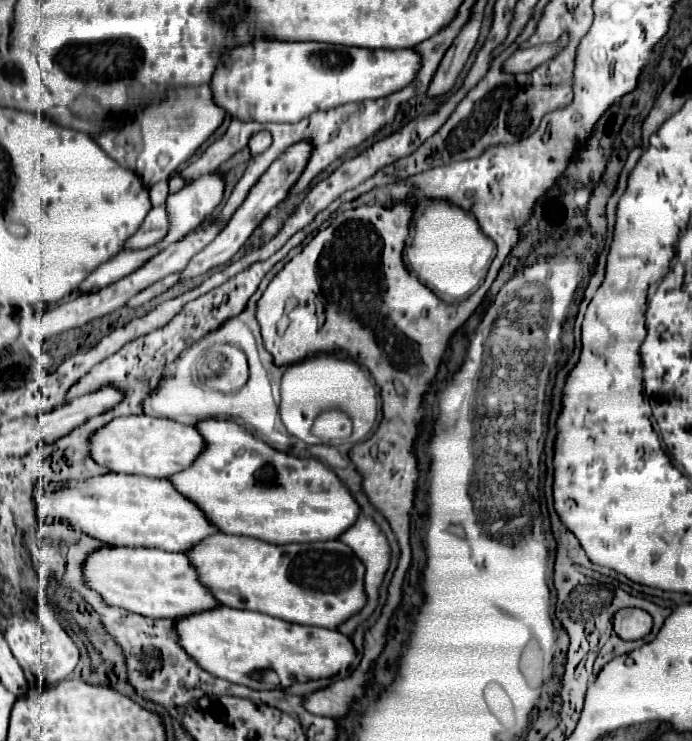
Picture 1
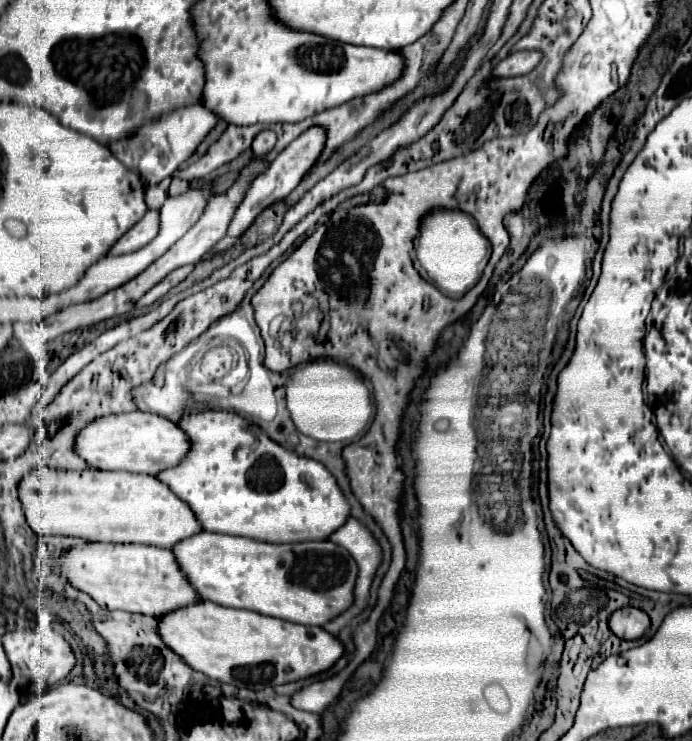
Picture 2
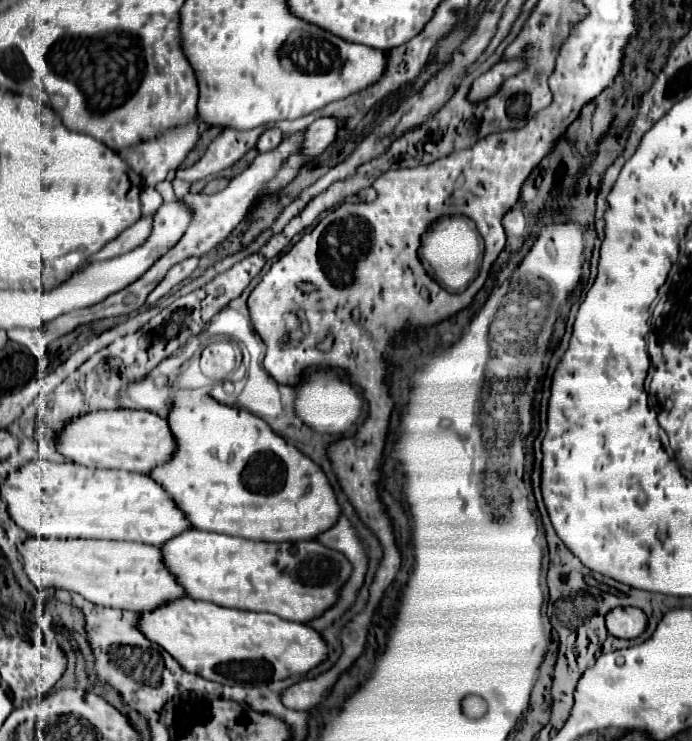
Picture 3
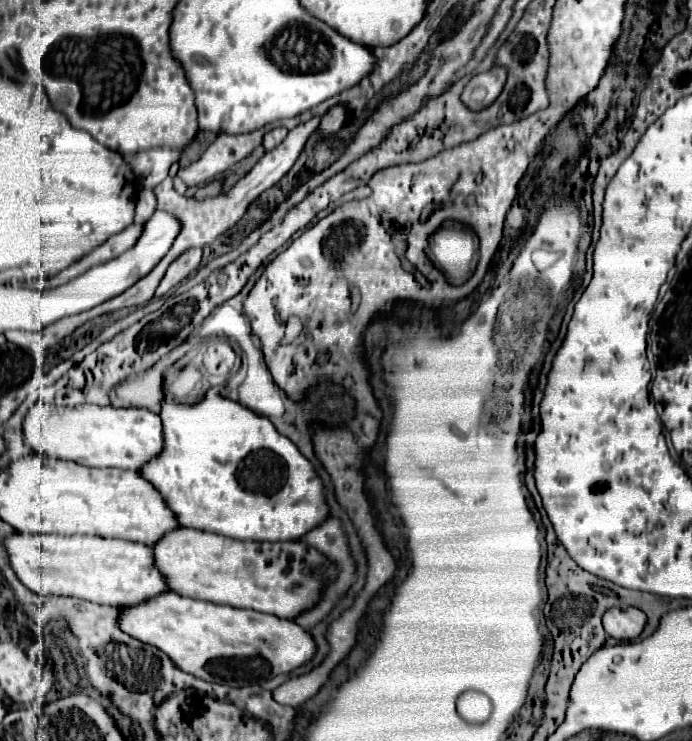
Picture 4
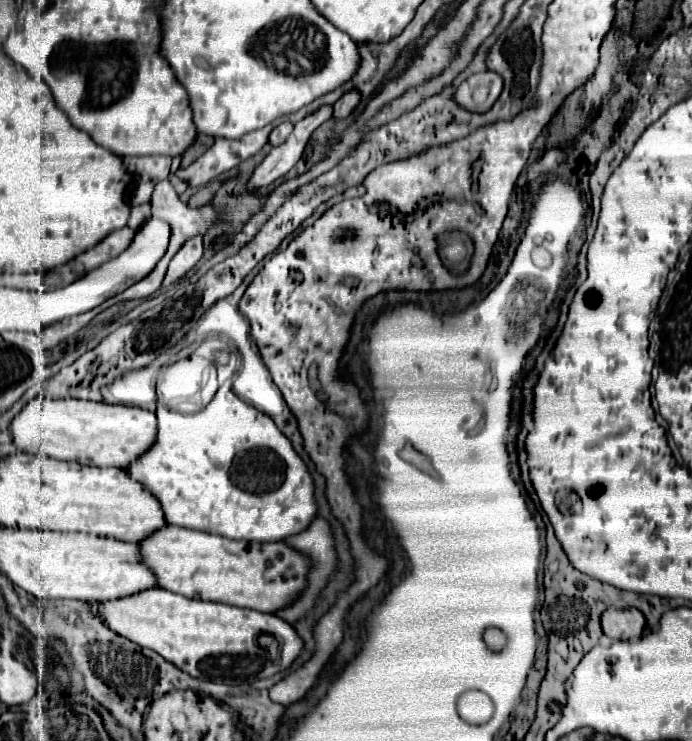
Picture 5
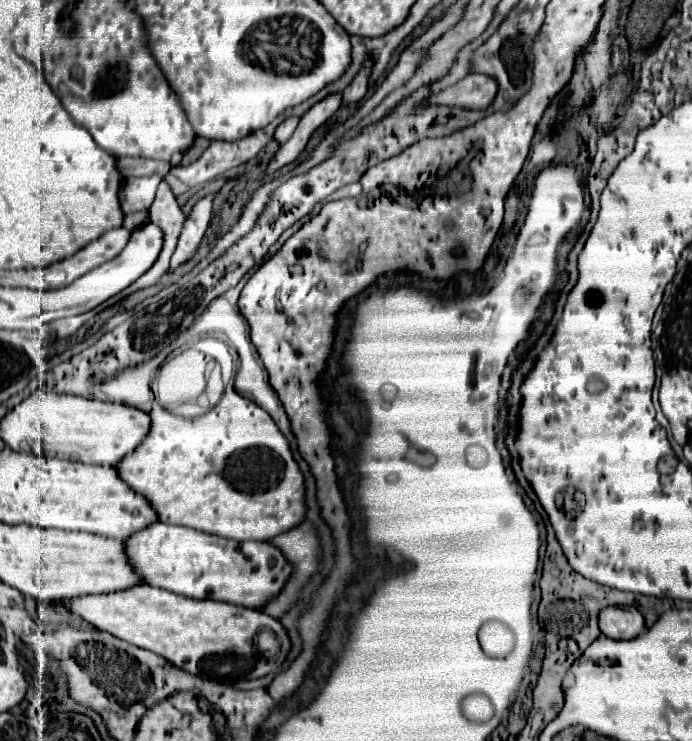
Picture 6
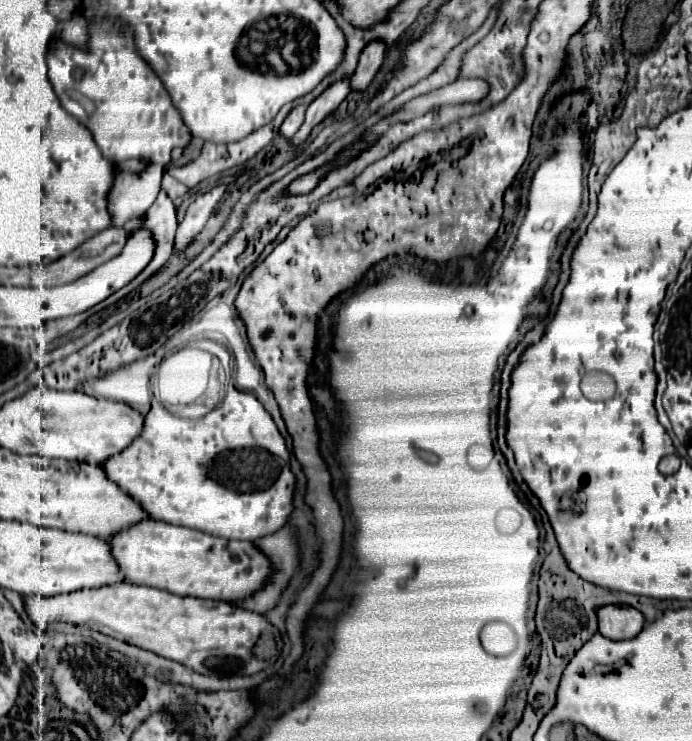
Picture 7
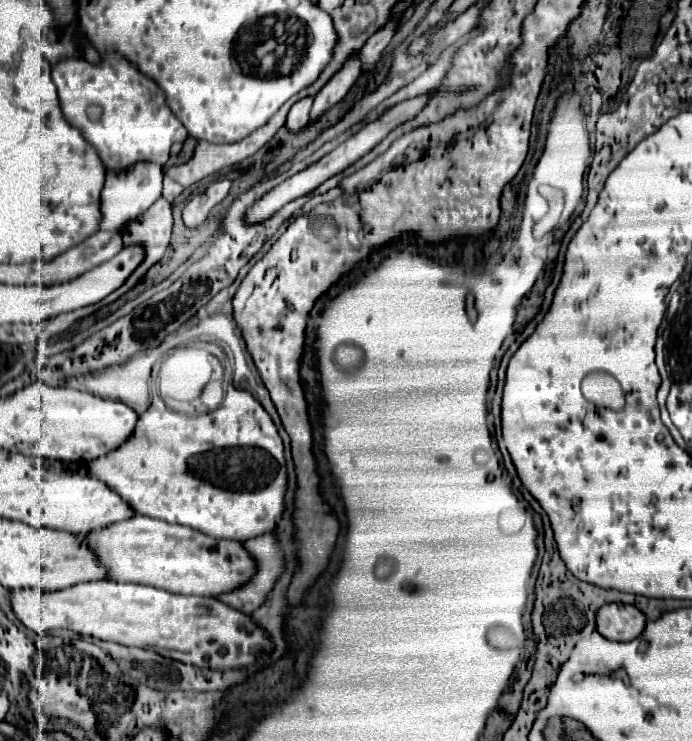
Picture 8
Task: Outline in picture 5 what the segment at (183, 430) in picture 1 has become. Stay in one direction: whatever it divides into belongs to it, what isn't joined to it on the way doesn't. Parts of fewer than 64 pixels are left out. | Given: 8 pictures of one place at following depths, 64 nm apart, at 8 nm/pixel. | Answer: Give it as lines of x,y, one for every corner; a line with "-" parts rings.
34,398
12,422
14,444
22,452
46,454
56,460
76,460
86,466
128,468
156,440
156,414
136,406
112,406
86,400

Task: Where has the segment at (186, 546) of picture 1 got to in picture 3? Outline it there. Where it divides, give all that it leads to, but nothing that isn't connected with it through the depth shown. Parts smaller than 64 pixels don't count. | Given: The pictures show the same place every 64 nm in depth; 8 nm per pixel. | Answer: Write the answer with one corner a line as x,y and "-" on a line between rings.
40,458
10,474
2,486
2,496
14,522
36,538
132,540
162,548
170,538
192,528
190,520
178,508
178,504
148,474
134,474
124,470
94,470
80,464
54,464

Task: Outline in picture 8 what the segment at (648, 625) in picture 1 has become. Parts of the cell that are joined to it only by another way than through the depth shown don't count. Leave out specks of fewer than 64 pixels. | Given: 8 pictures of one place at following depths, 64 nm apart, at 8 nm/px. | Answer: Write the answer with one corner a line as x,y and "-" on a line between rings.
604,604
596,614
596,628
608,640
634,640
646,626
646,616
632,604

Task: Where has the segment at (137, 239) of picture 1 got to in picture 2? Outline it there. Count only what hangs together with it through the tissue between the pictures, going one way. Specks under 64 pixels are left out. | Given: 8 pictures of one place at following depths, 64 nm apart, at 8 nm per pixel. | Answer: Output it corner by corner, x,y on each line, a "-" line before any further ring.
148,210
146,216
132,226
108,252
110,256
118,256
118,254
128,254
128,252
136,252
140,248
144,248
146,244
150,244
156,238
156,232
160,230
160,214
158,210

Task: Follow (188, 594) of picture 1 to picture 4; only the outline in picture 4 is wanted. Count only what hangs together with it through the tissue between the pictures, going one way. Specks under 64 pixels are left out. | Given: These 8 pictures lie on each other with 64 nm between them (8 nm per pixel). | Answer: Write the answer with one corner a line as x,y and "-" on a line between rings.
16,532
4,546
20,582
40,596
60,594
128,608
132,604
144,604
144,600
152,600
152,596
160,596
160,592
170,592
166,578
154,562
154,548
146,544
96,536
40,536

